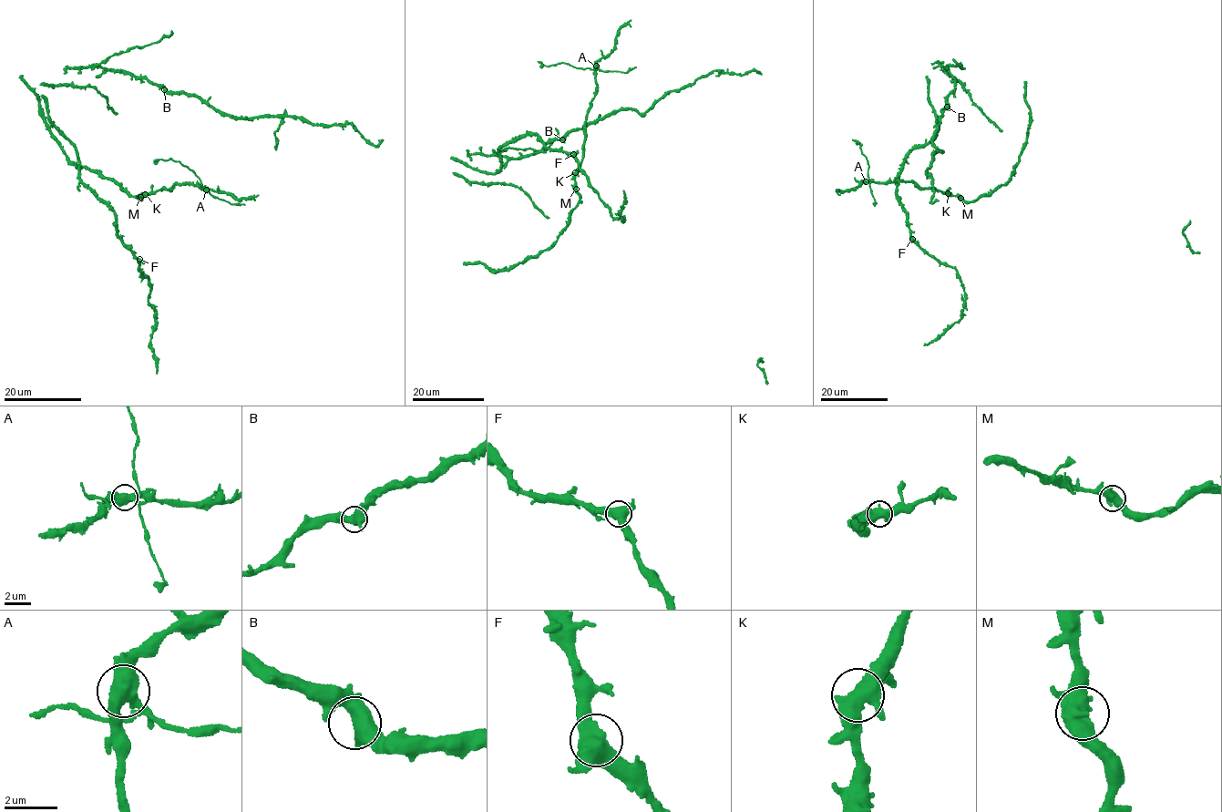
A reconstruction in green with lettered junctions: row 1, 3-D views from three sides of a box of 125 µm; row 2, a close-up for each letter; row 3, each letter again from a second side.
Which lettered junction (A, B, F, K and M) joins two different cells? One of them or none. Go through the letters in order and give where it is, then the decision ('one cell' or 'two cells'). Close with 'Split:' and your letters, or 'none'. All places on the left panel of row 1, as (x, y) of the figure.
A: at (206, 190); two cells
B: at (164, 89); one cell
F: at (139, 259); one cell
K: at (145, 194); one cell
M: at (140, 197); one cell
Split: A

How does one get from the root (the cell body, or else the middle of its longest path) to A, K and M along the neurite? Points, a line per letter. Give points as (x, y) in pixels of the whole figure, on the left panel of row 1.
A: (157, 191), (169, 190), (176, 184), (185, 183), (207, 190)
K: (157, 191), (145, 194)
M: (157, 191), (140, 197)

